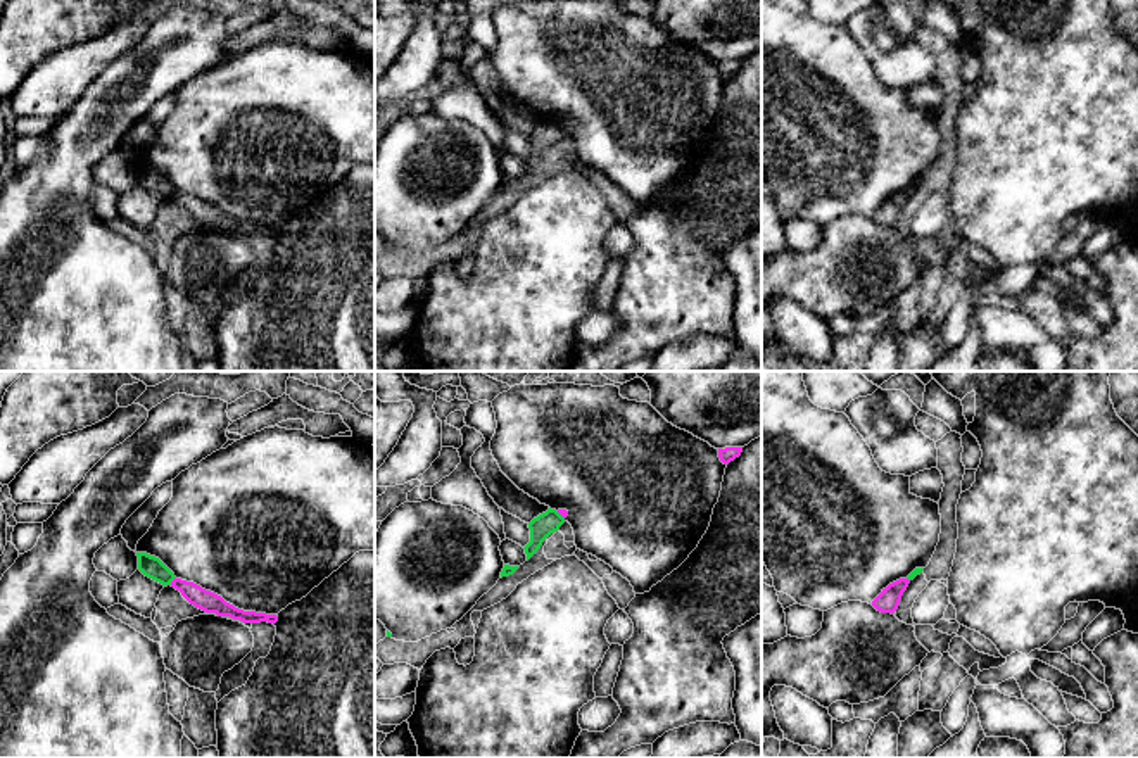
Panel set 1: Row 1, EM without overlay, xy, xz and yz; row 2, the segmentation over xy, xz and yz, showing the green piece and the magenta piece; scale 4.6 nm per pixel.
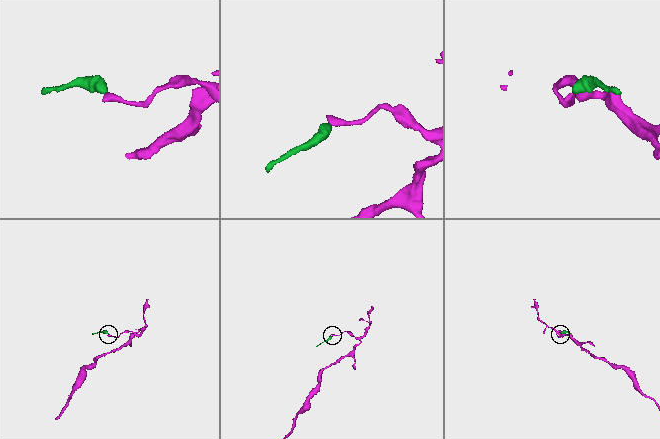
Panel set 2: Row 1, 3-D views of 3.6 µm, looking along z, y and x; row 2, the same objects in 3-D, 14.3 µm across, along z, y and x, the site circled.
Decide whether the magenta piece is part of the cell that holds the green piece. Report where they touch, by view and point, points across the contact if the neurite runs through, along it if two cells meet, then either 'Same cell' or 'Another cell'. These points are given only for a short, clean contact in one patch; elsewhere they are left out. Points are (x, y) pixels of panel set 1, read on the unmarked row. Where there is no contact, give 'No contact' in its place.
Touches green at xy (173, 192). Boundary: xy (175, 190), (170, 197). Another cell

